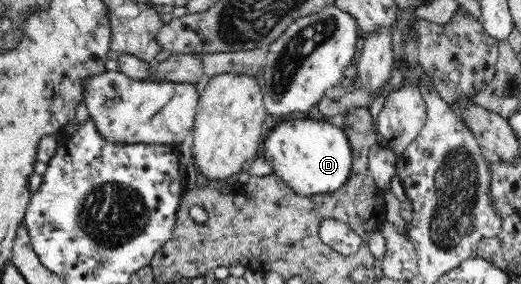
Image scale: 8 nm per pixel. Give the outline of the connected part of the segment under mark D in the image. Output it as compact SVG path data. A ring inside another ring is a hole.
M317 115L297 120L285 119L278 126L273 126L262 150L276 174L303 196L343 189L354 162L354 153L343 129Z

